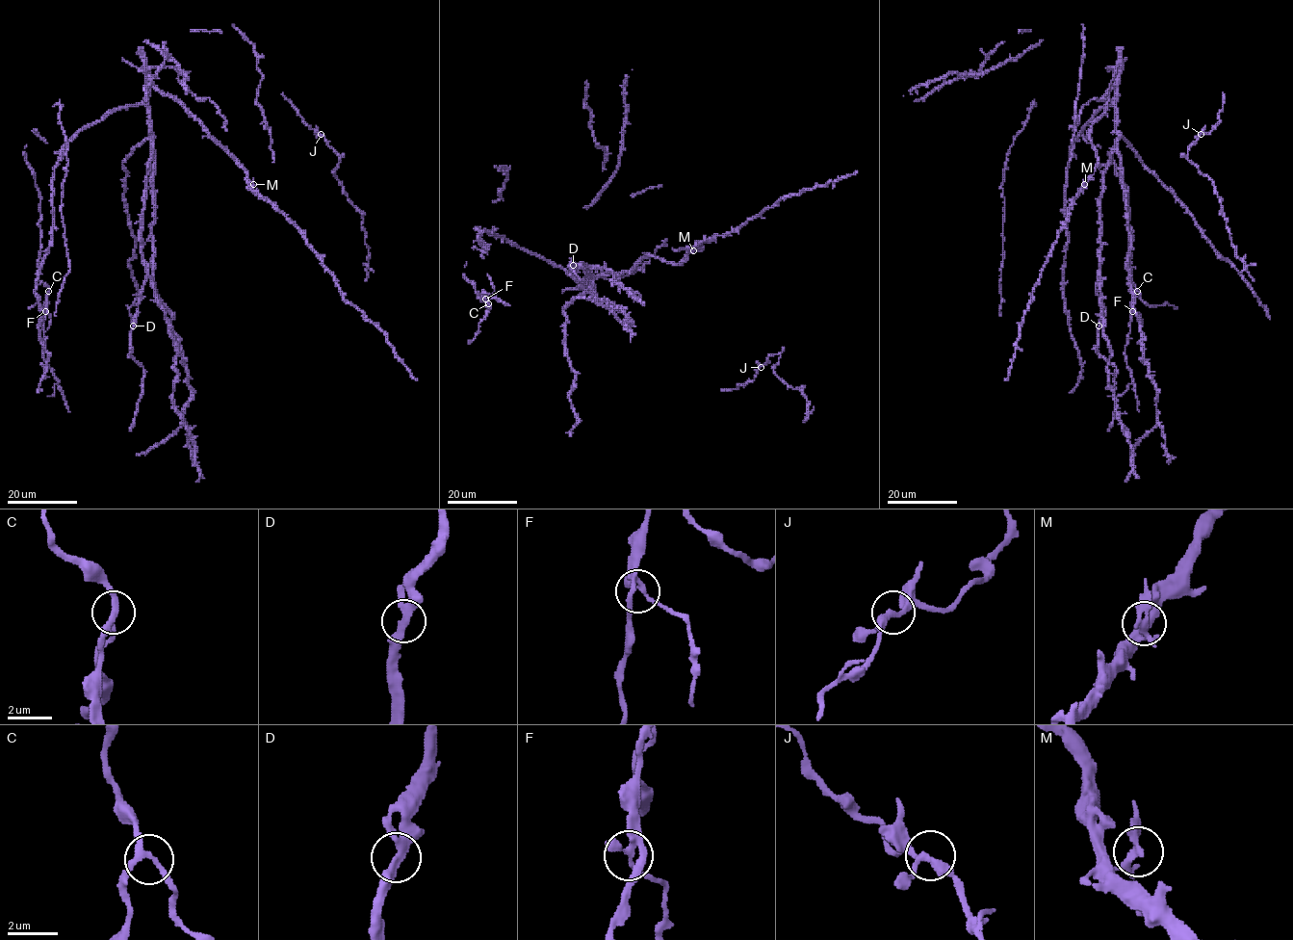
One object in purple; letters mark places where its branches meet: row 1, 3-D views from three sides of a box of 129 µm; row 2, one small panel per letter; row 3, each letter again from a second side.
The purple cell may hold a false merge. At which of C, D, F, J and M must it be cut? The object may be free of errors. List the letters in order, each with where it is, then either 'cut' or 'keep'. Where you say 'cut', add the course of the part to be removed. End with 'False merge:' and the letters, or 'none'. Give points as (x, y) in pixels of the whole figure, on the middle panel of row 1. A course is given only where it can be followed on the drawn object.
C: place (488, 303); keep
D: place (573, 265); keep
F: place (485, 299); keep
J: place (761, 367); keep
M: place (693, 250); keep
False merge: none

